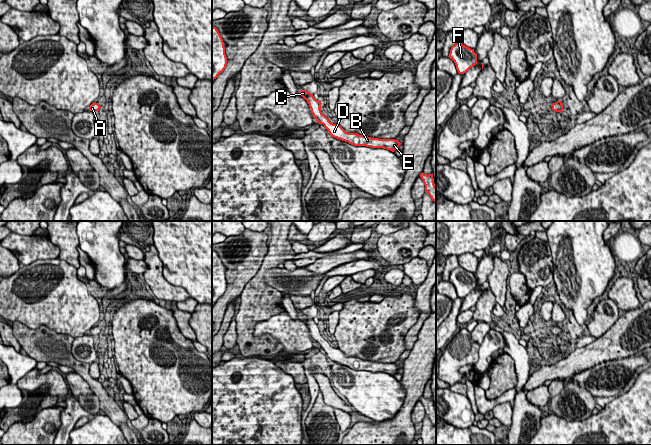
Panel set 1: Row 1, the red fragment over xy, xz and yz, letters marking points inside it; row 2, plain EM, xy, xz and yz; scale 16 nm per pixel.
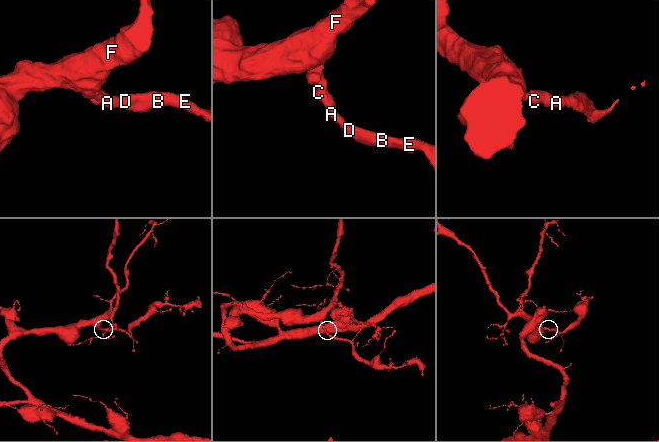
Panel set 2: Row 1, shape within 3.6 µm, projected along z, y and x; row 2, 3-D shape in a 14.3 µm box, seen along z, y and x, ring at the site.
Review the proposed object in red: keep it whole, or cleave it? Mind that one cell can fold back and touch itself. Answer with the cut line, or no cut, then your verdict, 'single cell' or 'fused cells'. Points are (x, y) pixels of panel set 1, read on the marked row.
cut none; single cell

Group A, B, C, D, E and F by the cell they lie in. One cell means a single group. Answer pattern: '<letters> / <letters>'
A B C D E F

